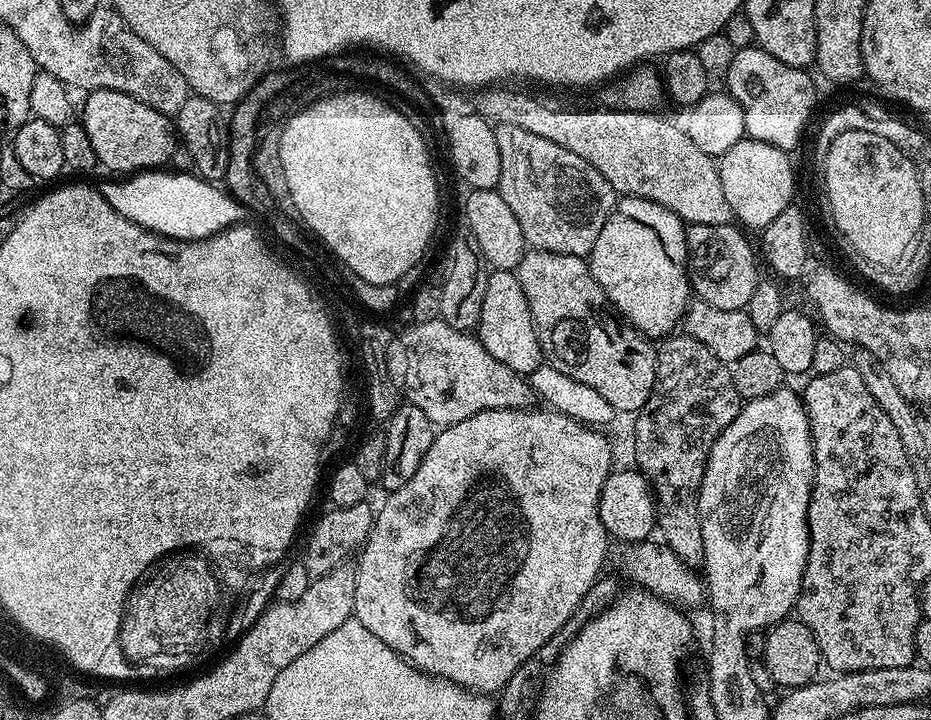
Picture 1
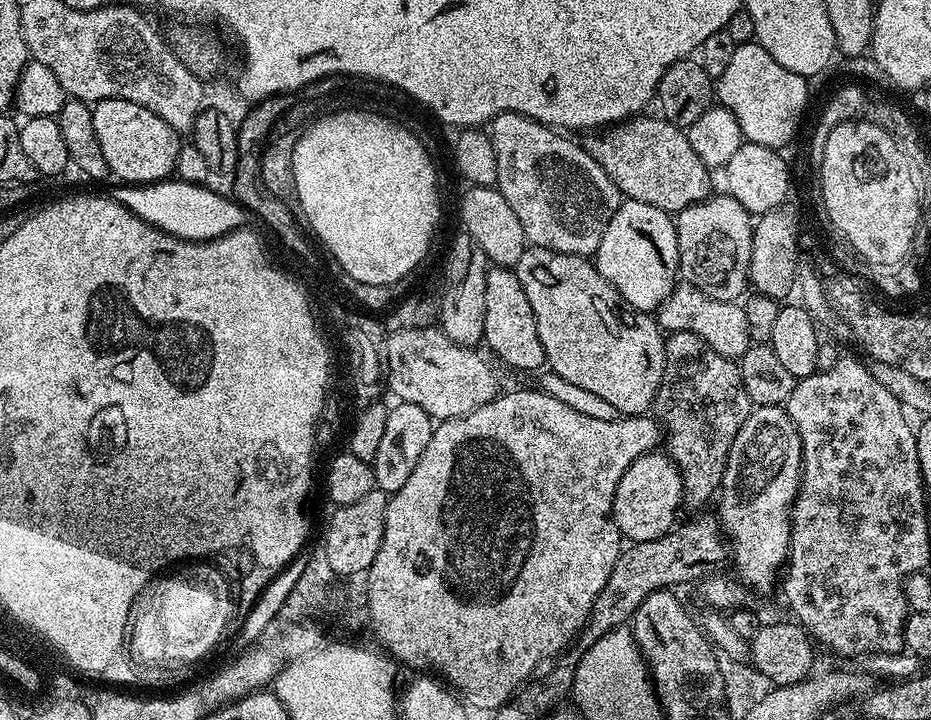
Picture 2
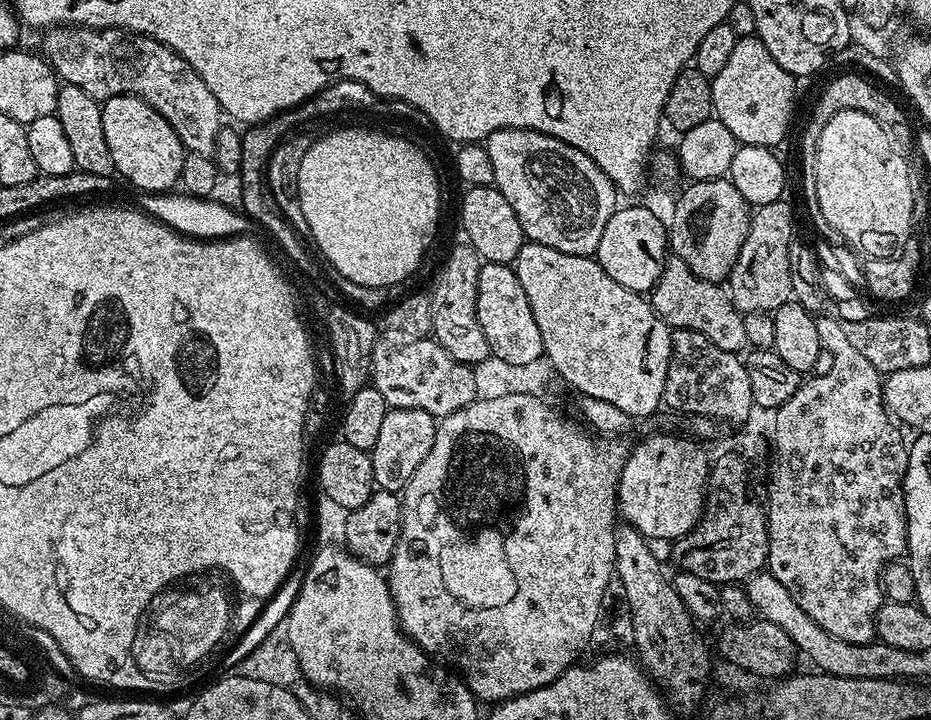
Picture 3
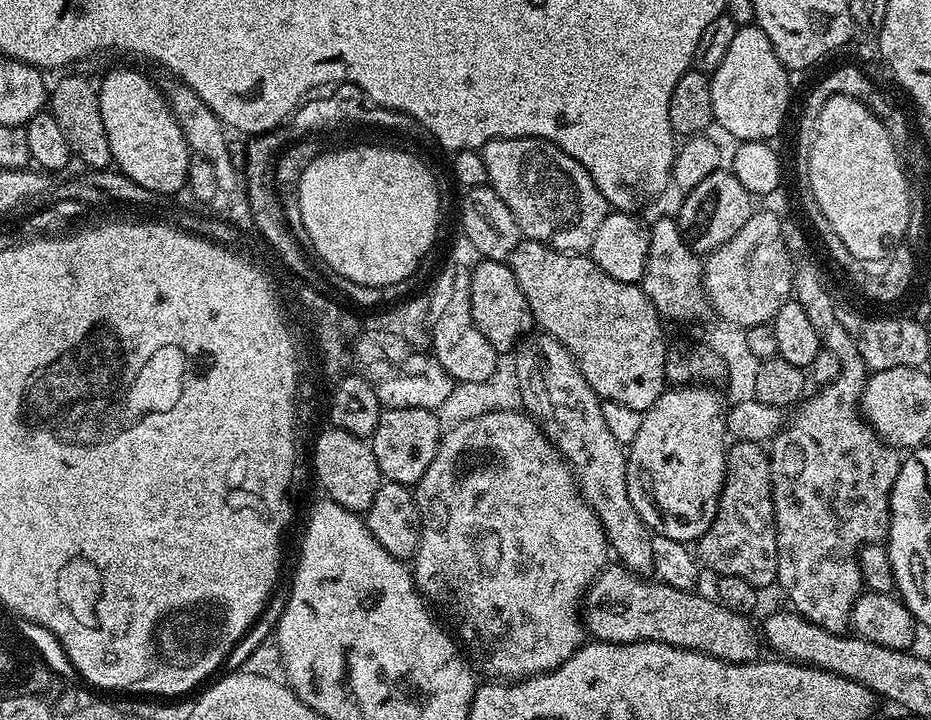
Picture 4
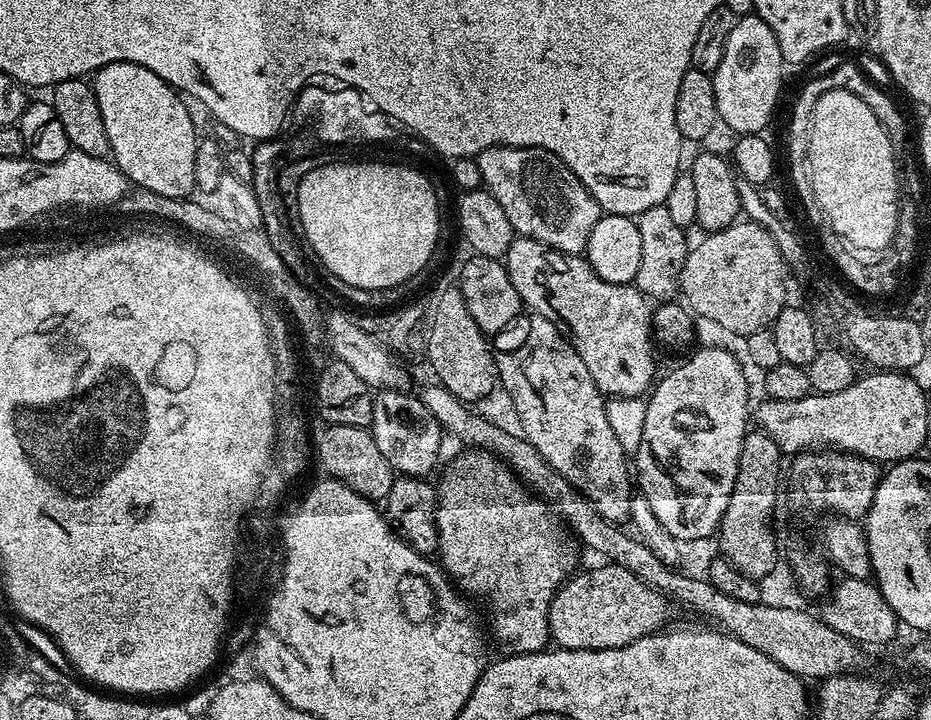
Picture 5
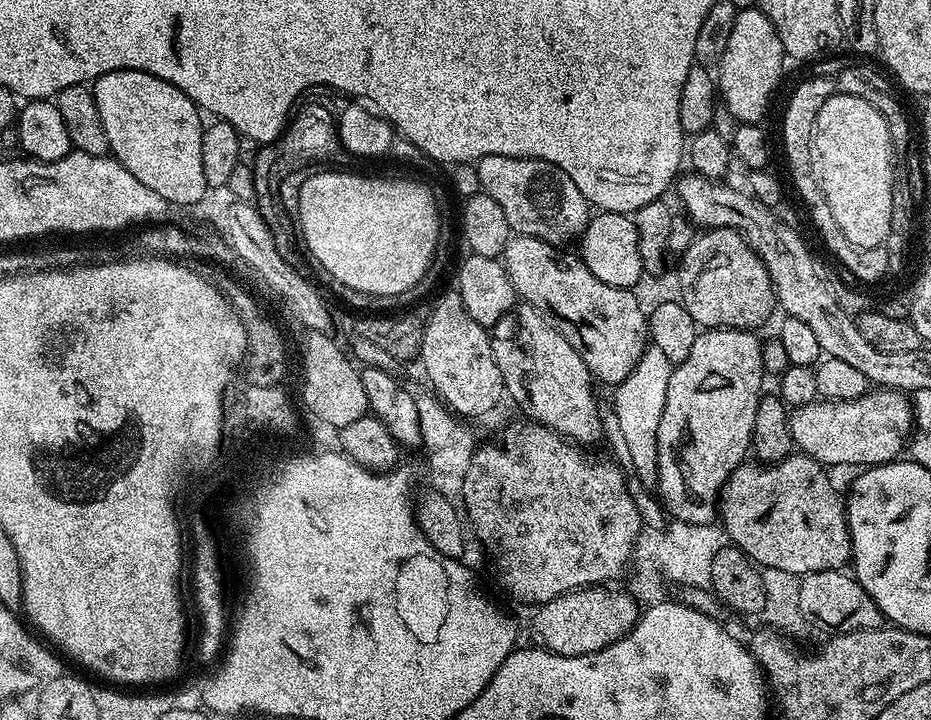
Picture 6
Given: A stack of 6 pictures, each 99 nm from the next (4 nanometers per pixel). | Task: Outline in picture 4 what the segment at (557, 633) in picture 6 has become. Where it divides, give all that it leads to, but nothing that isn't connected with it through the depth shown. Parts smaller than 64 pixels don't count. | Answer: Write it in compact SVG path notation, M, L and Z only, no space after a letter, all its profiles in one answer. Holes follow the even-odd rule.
M605 566L596 580L588 587L588 592L582 601L582 623L587 635L593 641L605 644L637 644L643 640L658 640L661 644L673 644L676 648L683 648L694 652L705 652L719 660L731 664L755 664L761 659L762 636L747 616L739 616L726 610L715 599L707 600L704 596L696 596L695 591L675 589L672 585L653 582L641 578L637 573L629 571L623 566Z

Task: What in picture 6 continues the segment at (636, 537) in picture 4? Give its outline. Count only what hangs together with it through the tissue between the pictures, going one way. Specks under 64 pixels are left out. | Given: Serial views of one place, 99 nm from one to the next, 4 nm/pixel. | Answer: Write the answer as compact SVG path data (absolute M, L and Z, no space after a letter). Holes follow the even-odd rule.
M532 304L519 305L516 310L518 324L514 332L515 336L510 338L497 337L493 339L492 349L494 360L498 370L502 373L505 393L512 398L517 406L527 415L533 423L541 424L546 428L557 432L560 435L581 446L592 446L603 439L601 421L597 414L599 406L598 399L594 396L594 377L582 361L581 355L570 345L566 338L557 330L555 323L547 316L547 313L540 312Z

